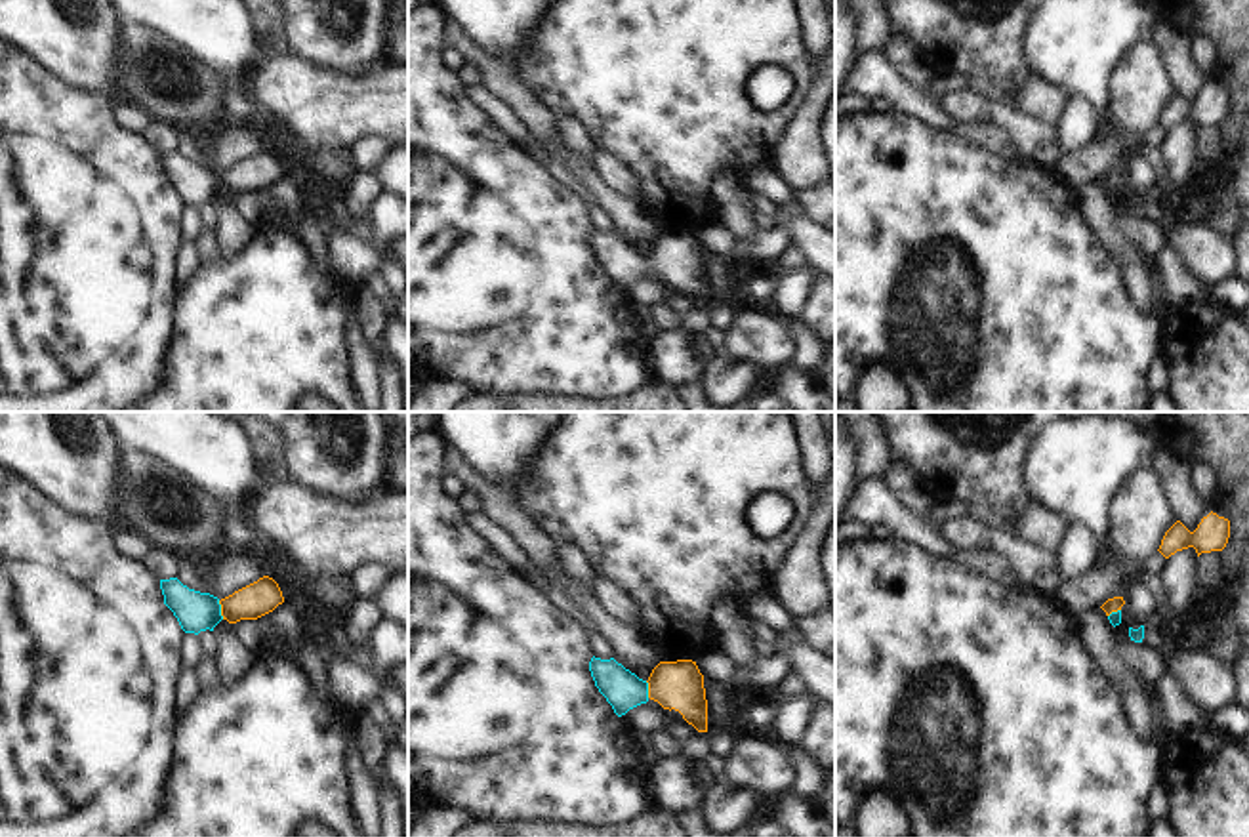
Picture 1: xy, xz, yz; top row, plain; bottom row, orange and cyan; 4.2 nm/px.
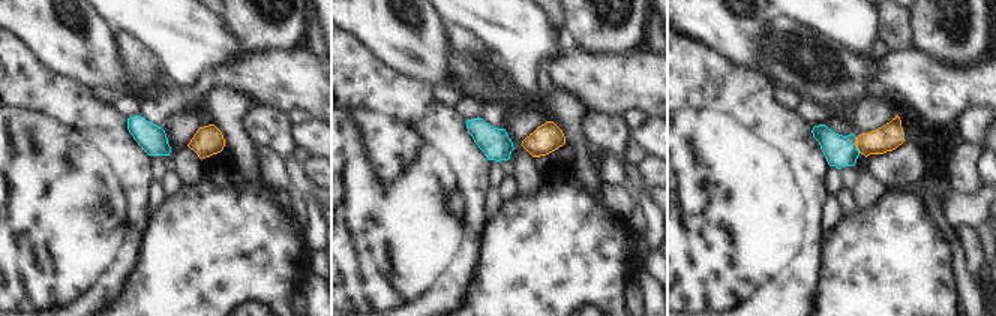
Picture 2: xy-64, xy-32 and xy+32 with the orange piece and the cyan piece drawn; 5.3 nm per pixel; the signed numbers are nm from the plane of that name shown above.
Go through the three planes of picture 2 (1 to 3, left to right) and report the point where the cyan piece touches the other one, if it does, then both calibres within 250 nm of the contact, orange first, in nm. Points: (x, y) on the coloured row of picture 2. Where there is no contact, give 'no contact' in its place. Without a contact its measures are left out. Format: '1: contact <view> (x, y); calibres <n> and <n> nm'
1: no contact
2: no contact
3: contact xy+32 (857, 144); calibres 140 and 170 nm

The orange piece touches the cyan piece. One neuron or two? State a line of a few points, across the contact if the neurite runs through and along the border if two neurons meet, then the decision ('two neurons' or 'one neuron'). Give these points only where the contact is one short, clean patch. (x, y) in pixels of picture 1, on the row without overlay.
one neuron

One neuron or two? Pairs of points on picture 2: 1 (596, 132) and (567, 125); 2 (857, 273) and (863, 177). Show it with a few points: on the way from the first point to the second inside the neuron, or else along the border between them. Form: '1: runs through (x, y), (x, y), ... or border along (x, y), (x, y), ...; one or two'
1: border along (585, 113), (582, 134), (593, 149); two
2: border along (887, 189), (870, 207), (857, 211); two

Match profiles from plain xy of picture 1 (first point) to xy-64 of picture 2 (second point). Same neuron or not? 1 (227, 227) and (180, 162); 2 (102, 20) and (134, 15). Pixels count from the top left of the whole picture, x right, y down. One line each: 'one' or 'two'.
1: one
2: two

